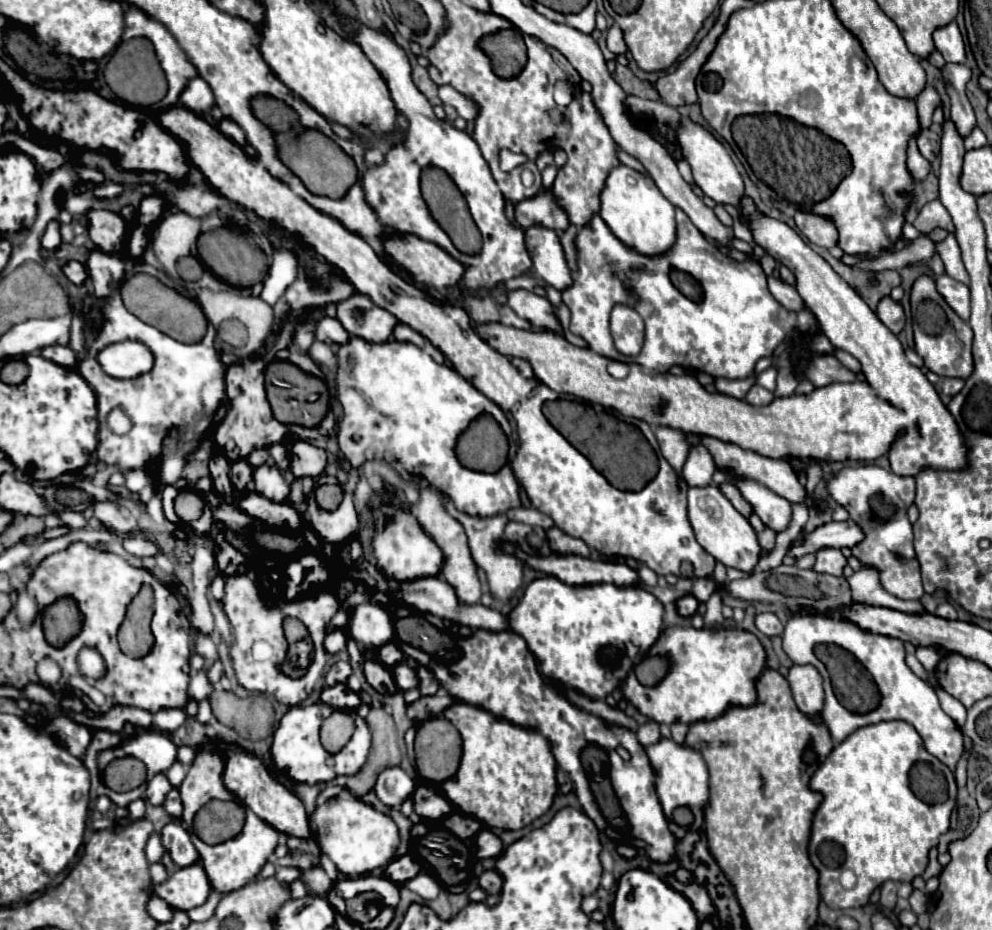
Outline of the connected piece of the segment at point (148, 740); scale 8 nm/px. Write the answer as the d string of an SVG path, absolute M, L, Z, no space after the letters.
M145 730L135 738L129 740L129 744L121 744L113 750L105 750L99 754L99 768L105 768L113 758L131 756L145 764L149 778L153 778L159 772L165 772L175 760L177 760L177 746L166 733Z

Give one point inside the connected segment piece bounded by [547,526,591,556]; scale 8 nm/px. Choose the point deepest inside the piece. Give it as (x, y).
(562, 543)

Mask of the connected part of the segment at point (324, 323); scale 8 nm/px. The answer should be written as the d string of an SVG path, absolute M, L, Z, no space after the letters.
M325 316L325 318L319 320L315 336L317 336L317 340L321 340L325 344L331 344L331 346L341 346L349 340L349 334L341 326L341 322L337 318L331 318L331 316Z

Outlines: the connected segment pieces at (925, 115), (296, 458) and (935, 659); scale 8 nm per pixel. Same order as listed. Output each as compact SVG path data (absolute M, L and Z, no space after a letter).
M923 88L919 92L919 96L915 98L917 102L917 110L919 110L919 122L923 128L931 126L931 116L933 110L939 106L939 94L933 88Z
M297 440L291 446L291 470L295 478L311 476L317 478L327 466L327 452L311 442Z
M919 646L916 648L915 653L916 658L920 661L926 671L934 671L937 667L937 664L940 660L940 657L934 647L922 647Z

